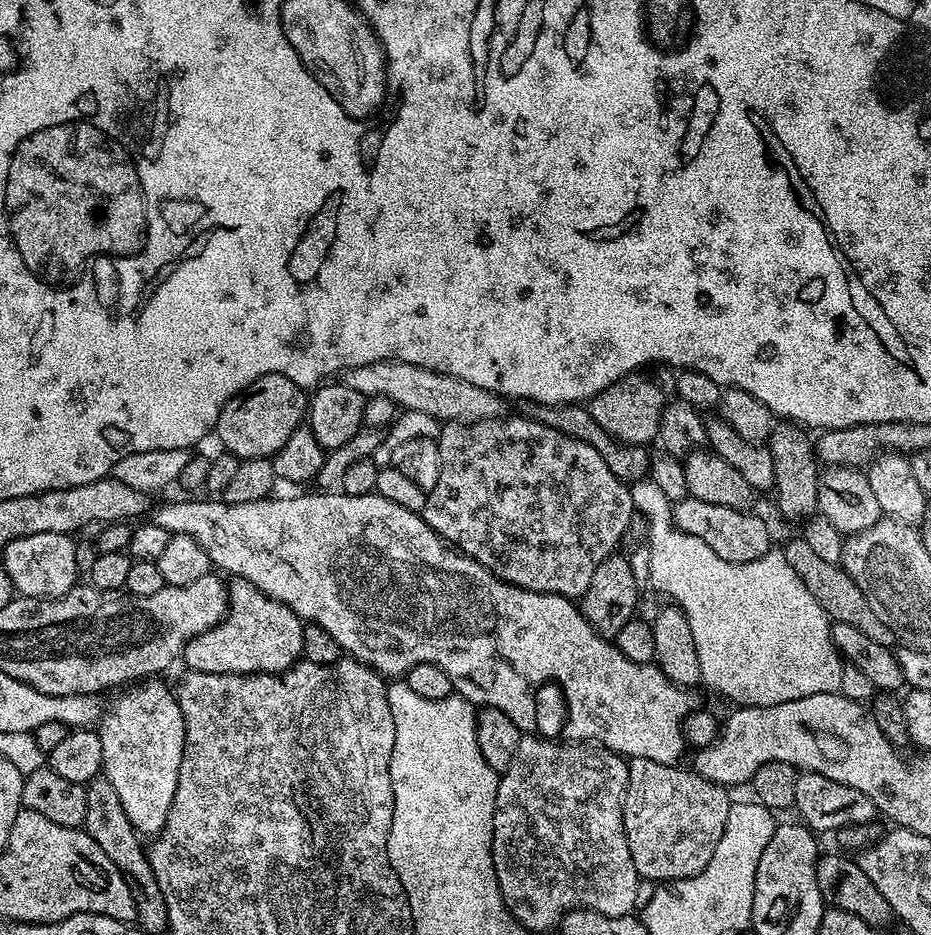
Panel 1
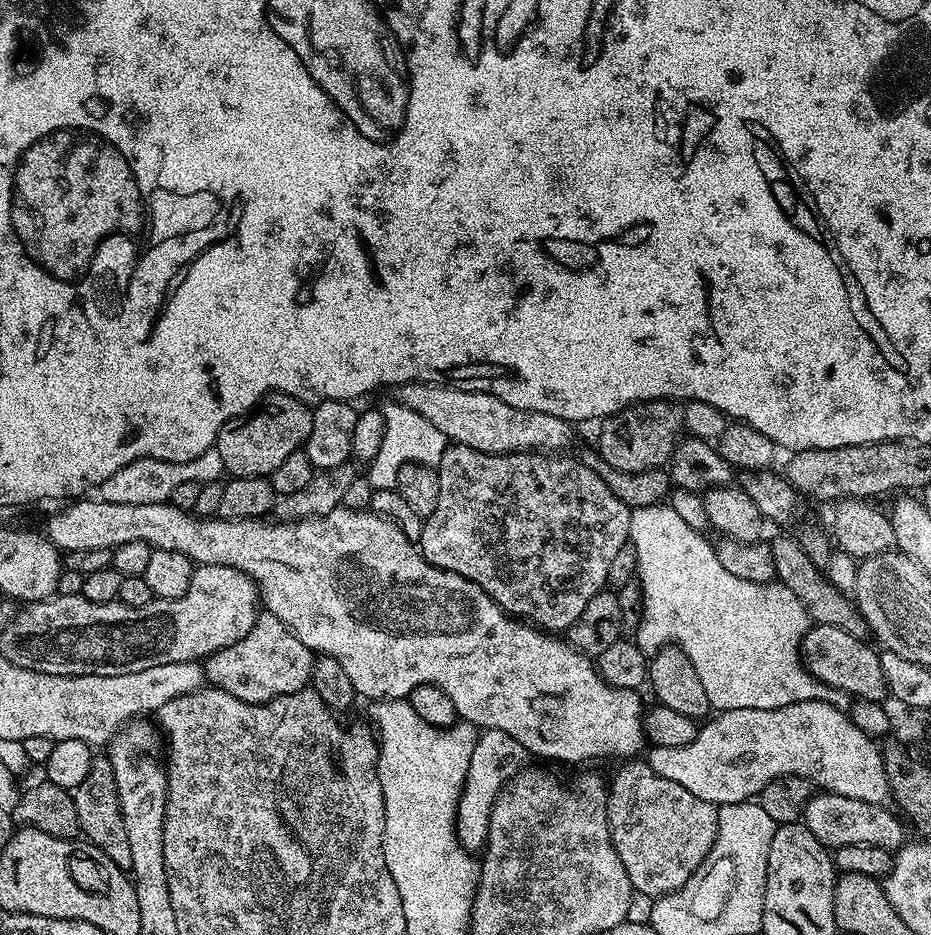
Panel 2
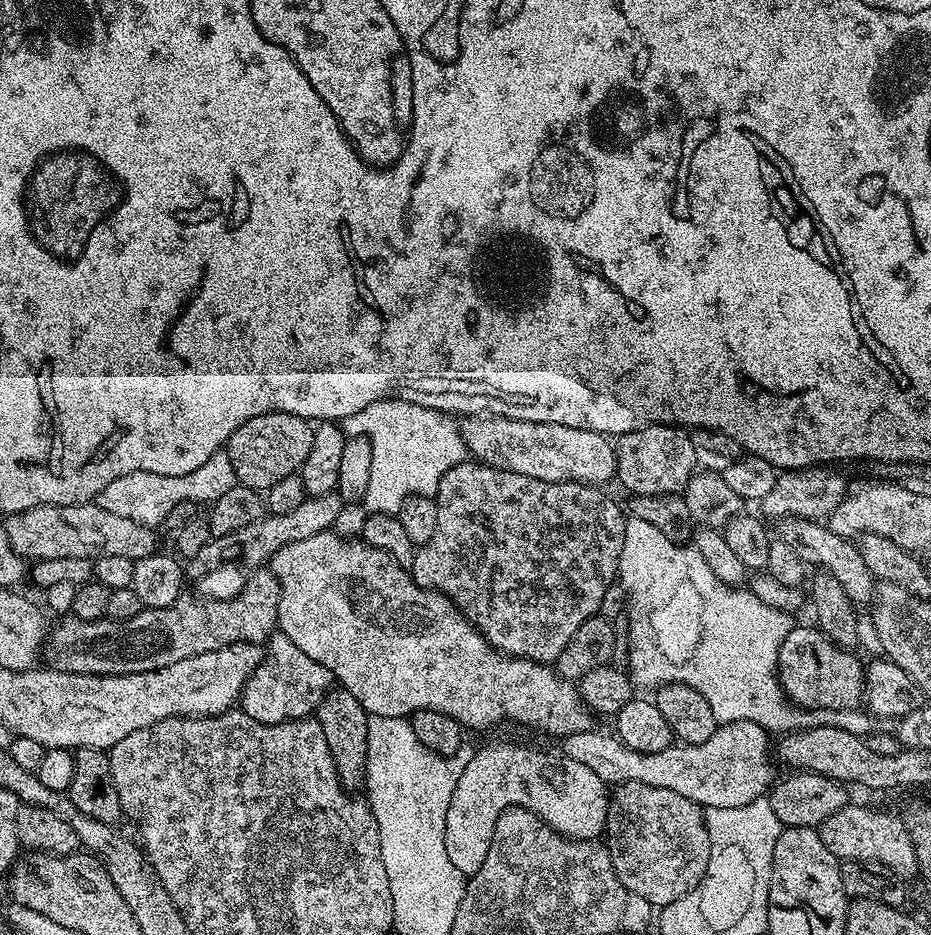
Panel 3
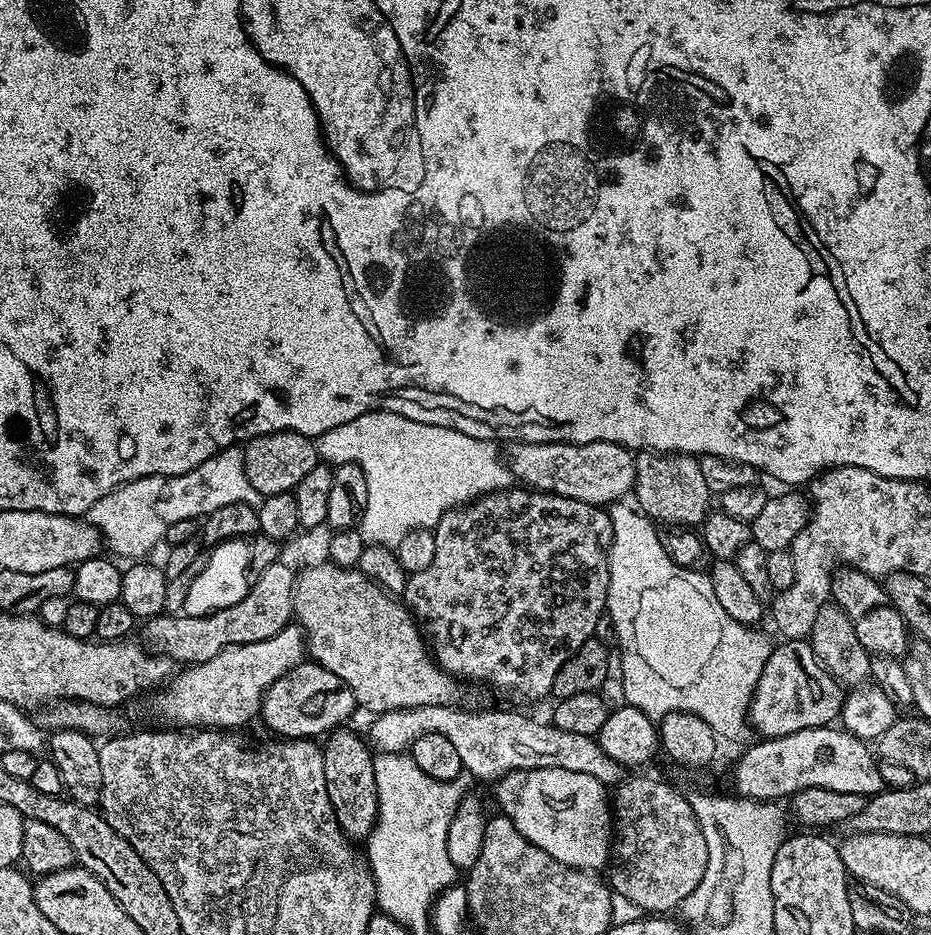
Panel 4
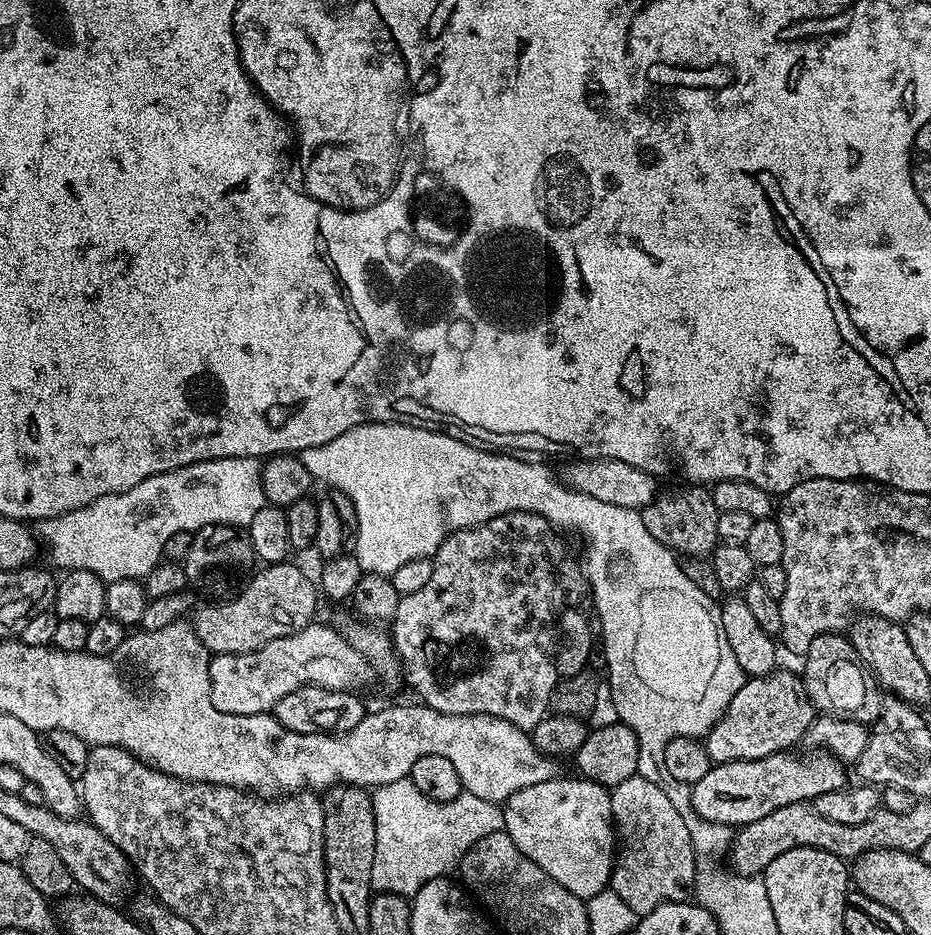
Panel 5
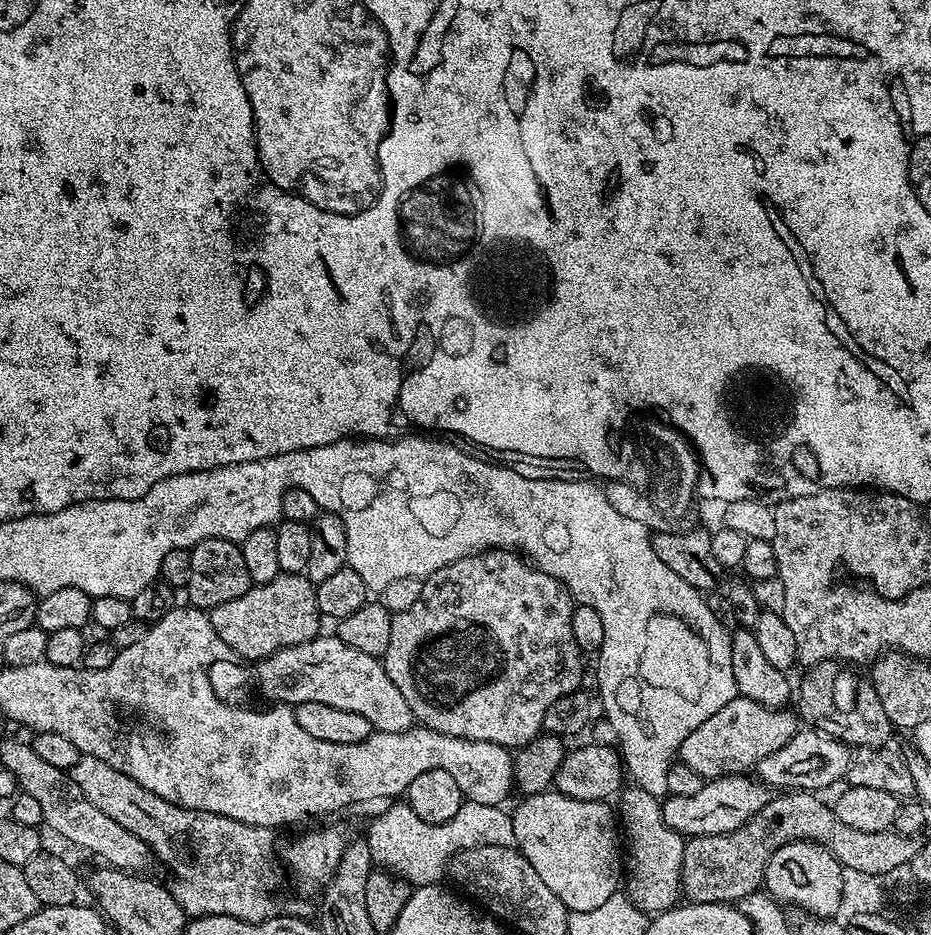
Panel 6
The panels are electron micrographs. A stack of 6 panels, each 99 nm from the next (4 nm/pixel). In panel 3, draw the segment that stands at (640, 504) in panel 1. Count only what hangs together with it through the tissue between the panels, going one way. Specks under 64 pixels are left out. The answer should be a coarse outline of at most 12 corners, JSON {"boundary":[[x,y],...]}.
{"boundary":[[628,520],[633,685],[717,725],[821,727],[776,673],[793,617]]}

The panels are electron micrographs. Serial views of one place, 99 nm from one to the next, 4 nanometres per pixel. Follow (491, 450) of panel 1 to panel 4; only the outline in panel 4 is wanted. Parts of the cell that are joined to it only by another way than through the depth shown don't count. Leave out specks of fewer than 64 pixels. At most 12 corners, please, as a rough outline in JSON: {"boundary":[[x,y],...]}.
{"boundary":[[447,512],[402,599],[440,667],[528,700],[597,635],[612,520]]}

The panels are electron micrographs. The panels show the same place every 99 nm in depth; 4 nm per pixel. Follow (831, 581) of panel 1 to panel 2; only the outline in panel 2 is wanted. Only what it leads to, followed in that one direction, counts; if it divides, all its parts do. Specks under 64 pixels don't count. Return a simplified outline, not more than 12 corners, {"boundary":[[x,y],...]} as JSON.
{"boundary":[[797,537],[770,541],[776,580],[815,623],[867,641],[864,615]]}

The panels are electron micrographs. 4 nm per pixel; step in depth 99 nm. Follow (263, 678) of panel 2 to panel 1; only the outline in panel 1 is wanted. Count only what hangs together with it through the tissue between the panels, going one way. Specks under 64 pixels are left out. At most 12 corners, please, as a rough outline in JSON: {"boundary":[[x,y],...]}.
{"boundary":[[248,580],[182,653],[206,674],[279,674],[304,655],[305,621]]}

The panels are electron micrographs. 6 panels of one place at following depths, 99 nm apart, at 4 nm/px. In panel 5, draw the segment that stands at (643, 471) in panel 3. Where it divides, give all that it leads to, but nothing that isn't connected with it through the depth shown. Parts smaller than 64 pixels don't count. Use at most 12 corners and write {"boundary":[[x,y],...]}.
{"boundary":[[707,487],[661,491],[646,530],[681,557],[707,557],[721,511]]}

